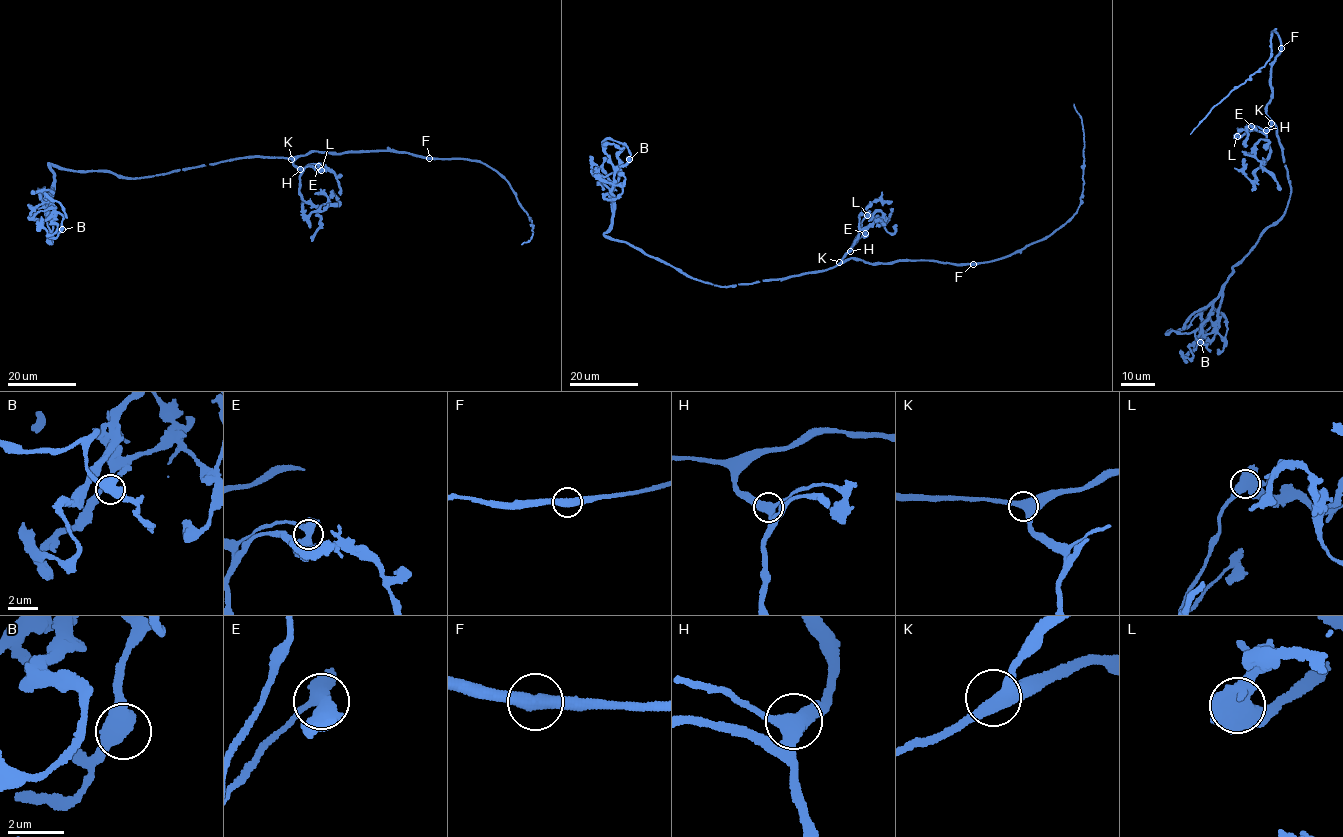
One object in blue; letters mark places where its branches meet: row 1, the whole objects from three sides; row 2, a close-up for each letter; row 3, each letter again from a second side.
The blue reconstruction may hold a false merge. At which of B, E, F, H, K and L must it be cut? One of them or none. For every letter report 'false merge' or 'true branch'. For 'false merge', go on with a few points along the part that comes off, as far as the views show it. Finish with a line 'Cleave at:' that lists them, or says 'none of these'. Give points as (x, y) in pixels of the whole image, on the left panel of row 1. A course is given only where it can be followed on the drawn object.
B: true branch
E: true branch
F: true branch
H: true branch
K: true branch
L: true branch
Cleave at: none of these

